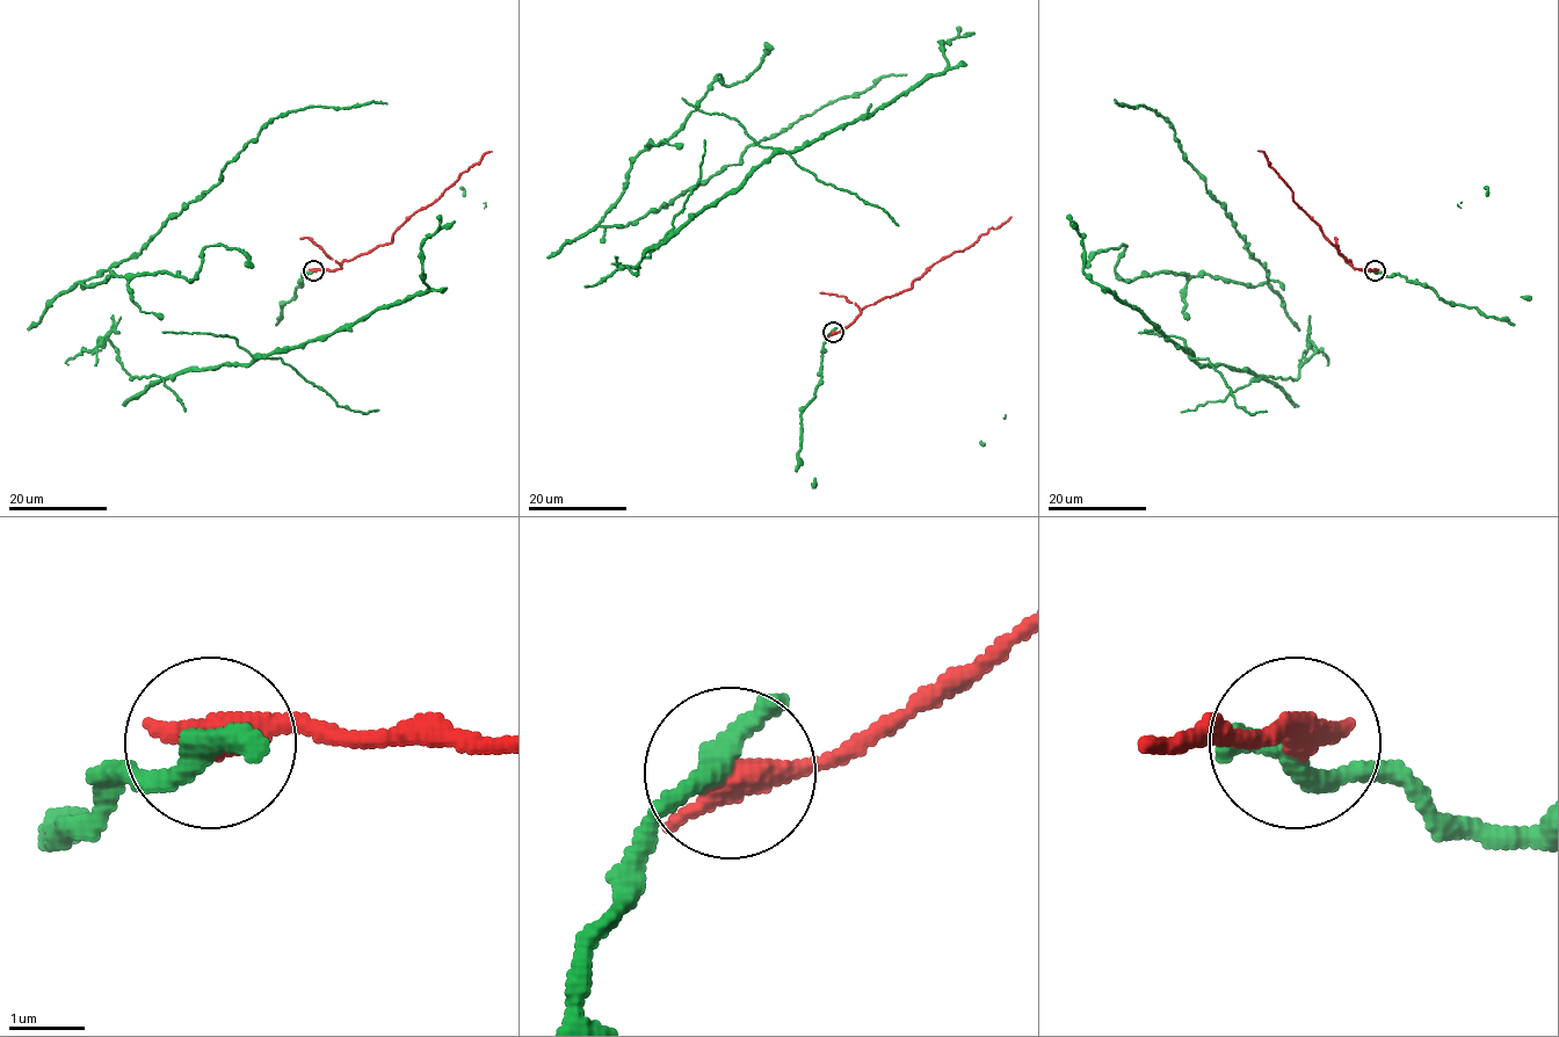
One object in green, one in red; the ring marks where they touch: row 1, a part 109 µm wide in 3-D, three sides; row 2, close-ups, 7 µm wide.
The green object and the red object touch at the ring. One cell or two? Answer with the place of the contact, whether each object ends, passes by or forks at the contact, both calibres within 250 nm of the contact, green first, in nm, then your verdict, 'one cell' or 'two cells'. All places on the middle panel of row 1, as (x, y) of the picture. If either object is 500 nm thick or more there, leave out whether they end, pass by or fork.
(833, 332) | 400/500 nm | two cells

